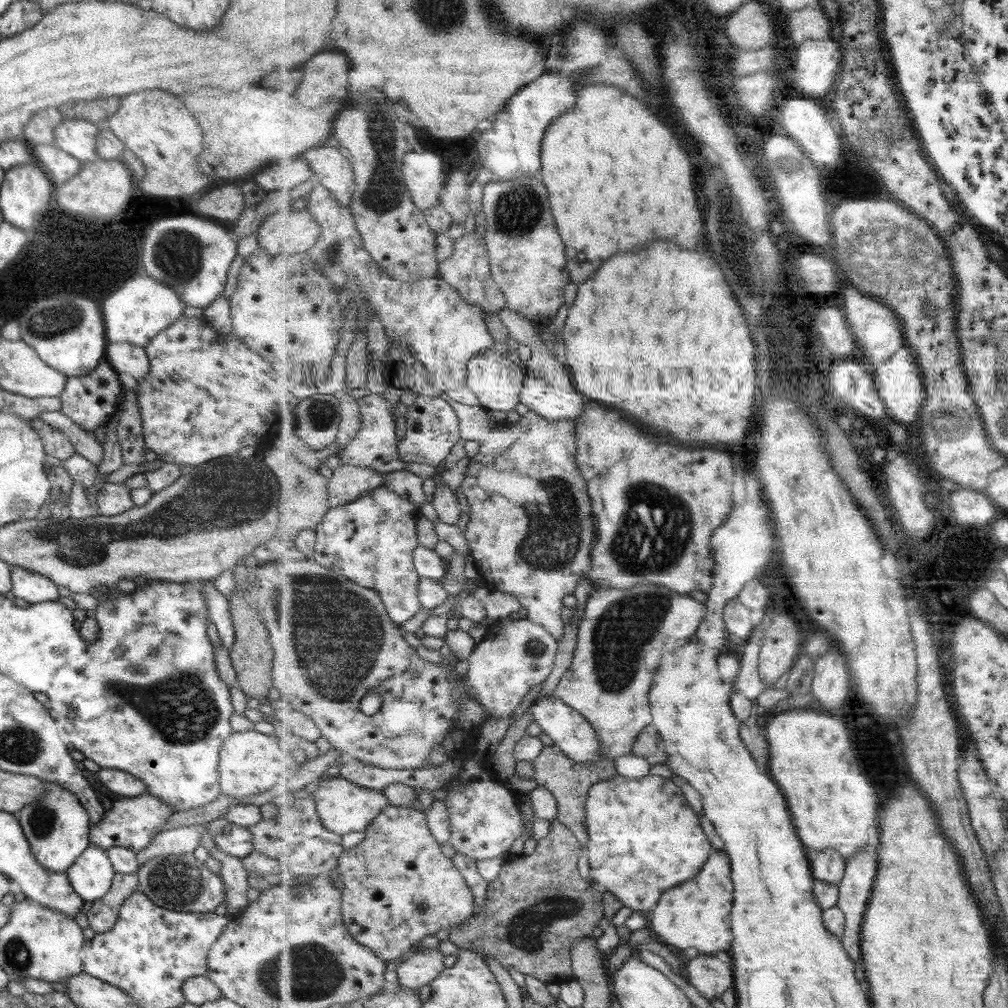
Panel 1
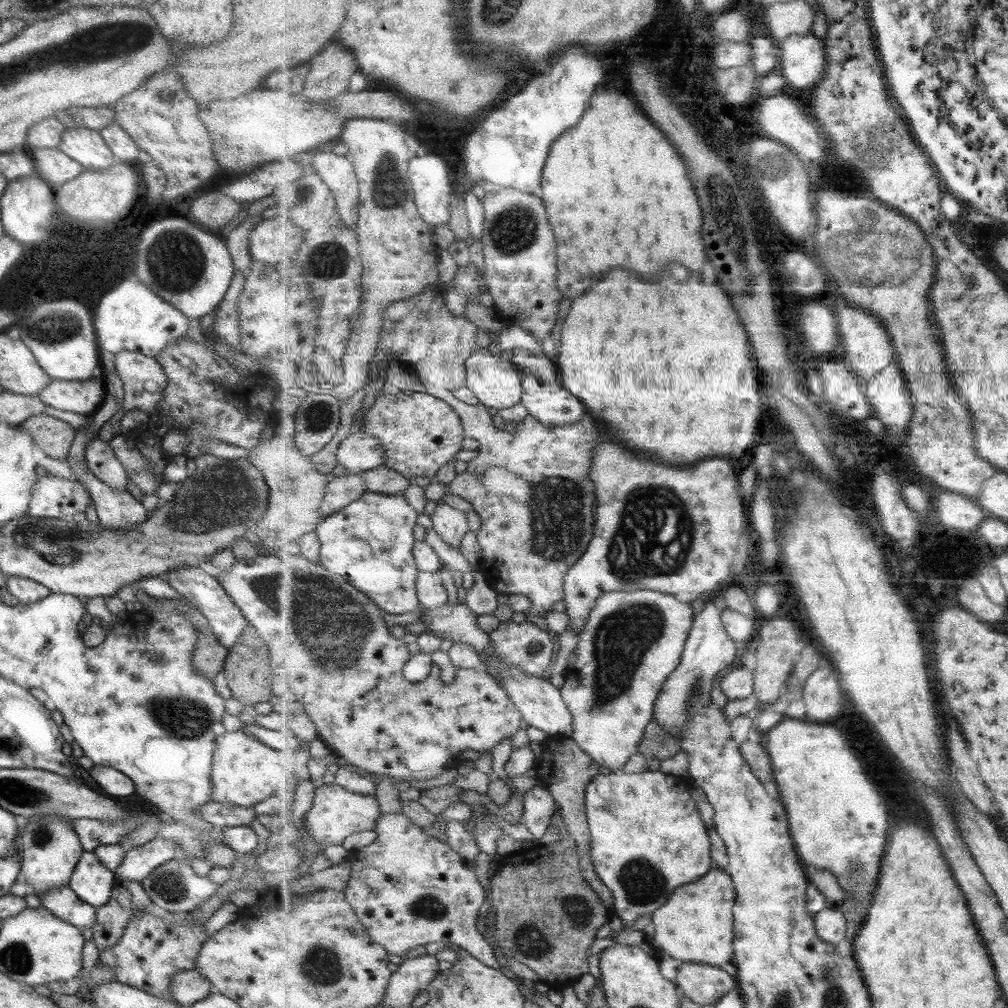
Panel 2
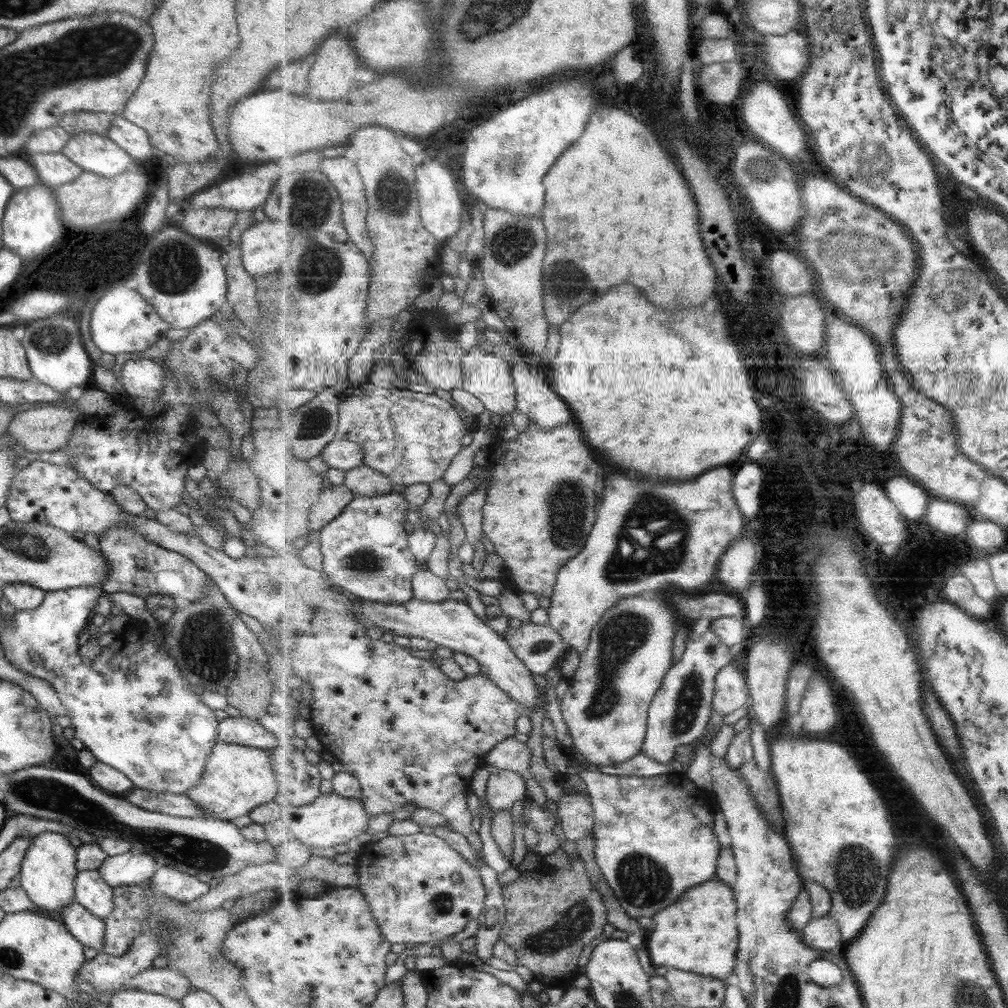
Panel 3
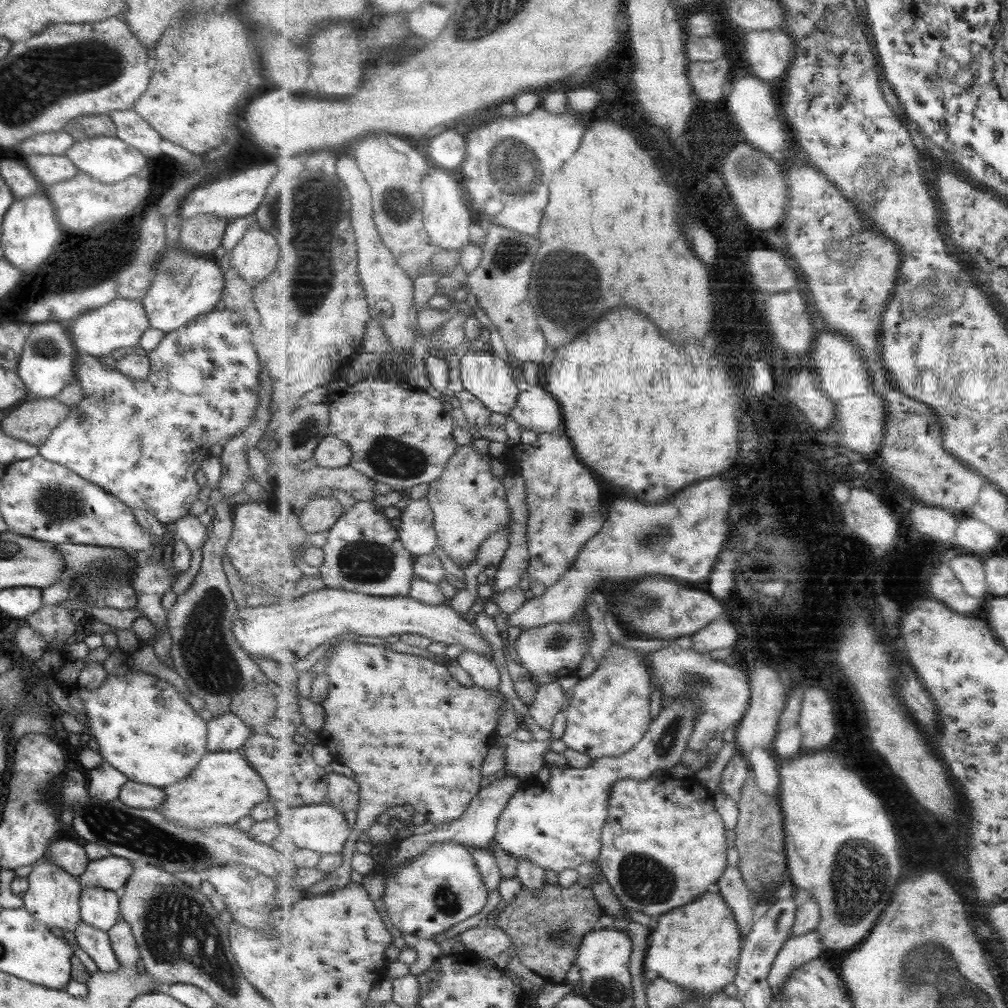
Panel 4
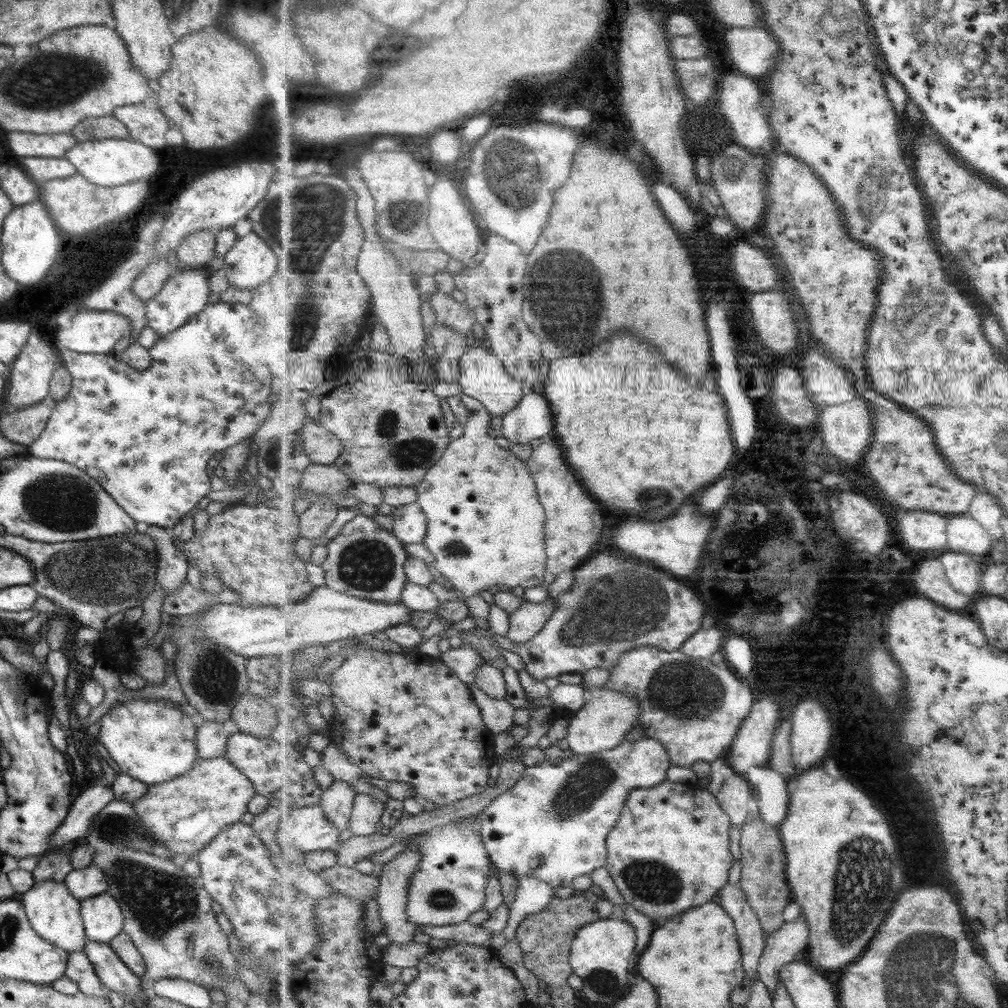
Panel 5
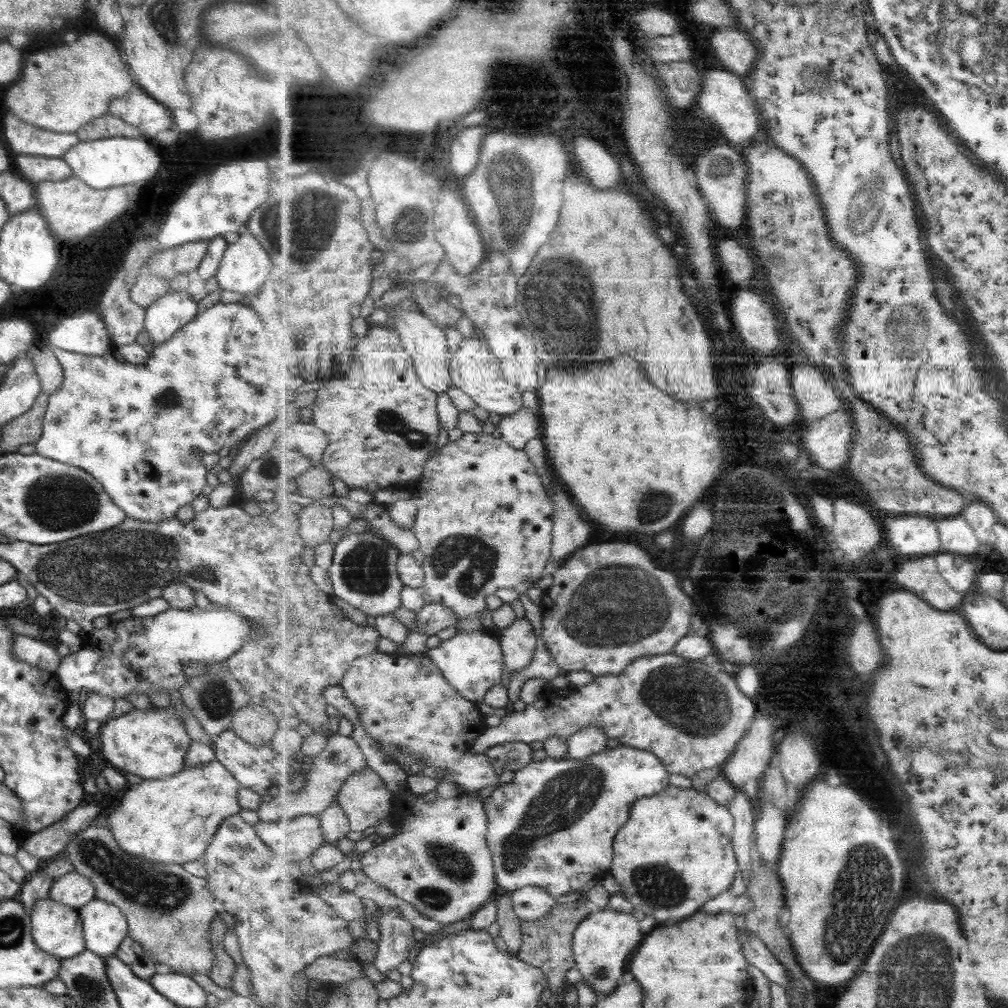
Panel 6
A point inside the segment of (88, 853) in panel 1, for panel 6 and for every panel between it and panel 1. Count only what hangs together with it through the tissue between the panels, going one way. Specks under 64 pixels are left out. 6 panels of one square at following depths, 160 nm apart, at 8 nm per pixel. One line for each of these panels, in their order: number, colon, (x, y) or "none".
2: (91, 882)
3: (89, 891)
4: (98, 908)
5: (102, 920)
6: (103, 926)

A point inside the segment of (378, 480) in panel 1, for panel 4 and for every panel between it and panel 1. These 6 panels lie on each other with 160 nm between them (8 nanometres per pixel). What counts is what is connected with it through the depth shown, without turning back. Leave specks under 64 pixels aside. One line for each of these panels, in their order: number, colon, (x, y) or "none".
2: (343, 490)
3: (333, 501)
4: (321, 514)

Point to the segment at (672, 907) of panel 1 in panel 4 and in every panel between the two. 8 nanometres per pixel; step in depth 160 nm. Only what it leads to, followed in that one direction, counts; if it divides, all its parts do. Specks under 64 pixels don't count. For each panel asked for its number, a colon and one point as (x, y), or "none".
2: (697, 926)
3: (704, 940)
4: (699, 947)

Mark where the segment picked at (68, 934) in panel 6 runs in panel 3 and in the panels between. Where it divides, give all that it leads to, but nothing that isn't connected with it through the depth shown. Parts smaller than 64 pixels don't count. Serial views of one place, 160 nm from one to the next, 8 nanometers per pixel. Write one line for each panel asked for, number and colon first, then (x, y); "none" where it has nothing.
3: (47, 875)
4: (52, 897)
5: (54, 916)

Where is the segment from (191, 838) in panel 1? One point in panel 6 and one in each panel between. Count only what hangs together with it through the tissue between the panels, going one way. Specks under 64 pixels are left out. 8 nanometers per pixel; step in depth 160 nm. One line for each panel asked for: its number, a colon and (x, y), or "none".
2: (138, 862)
3: (125, 869)
4: (110, 873)
5: (81, 884)
6: (71, 890)

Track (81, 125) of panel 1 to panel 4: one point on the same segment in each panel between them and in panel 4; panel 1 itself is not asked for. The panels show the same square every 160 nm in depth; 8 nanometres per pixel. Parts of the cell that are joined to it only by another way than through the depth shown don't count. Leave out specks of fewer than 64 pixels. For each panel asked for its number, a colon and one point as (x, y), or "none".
2: (83, 145)
3: (93, 153)
4: (109, 160)

